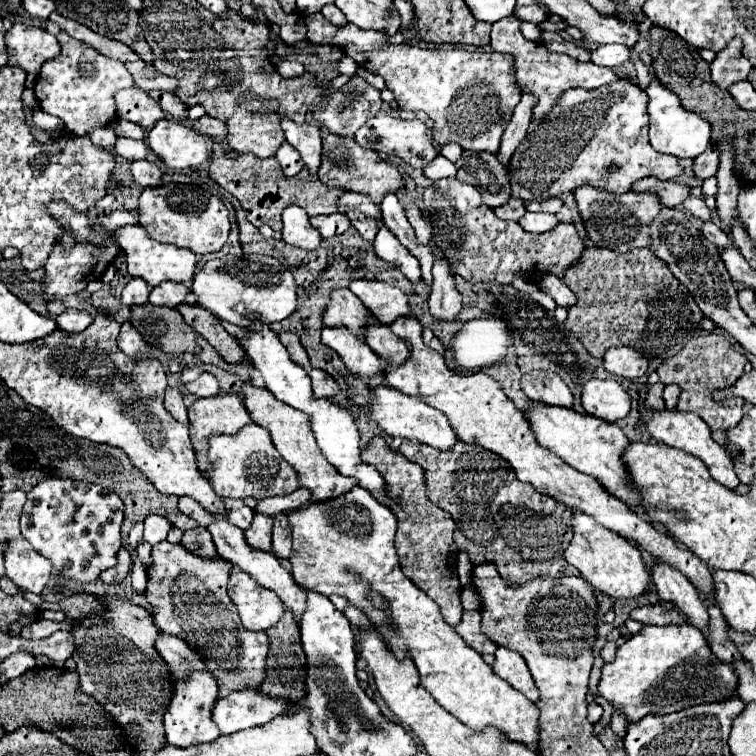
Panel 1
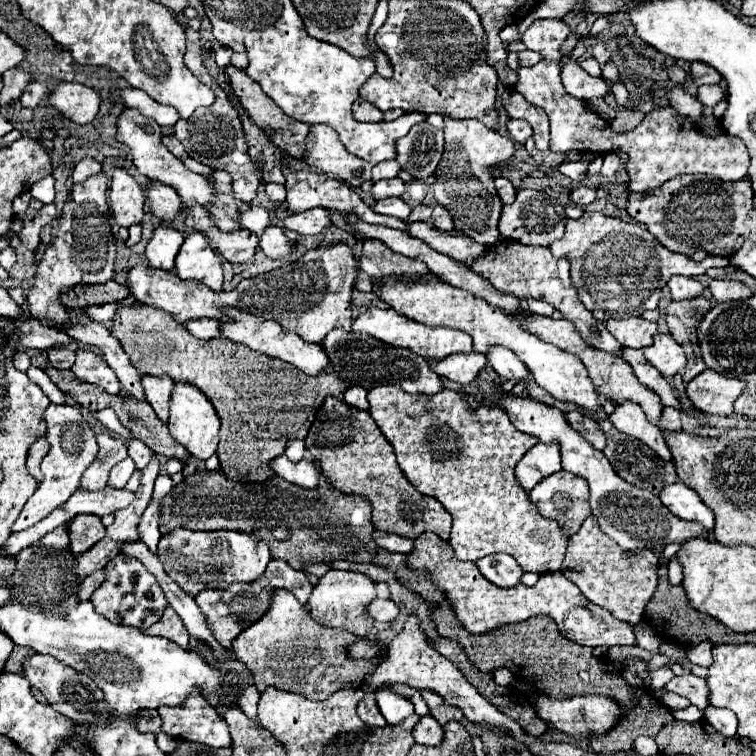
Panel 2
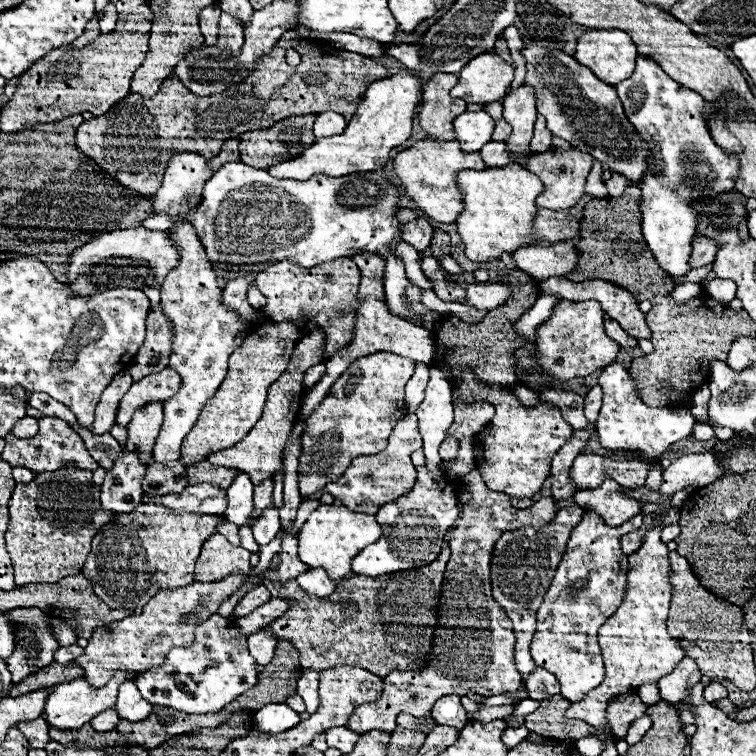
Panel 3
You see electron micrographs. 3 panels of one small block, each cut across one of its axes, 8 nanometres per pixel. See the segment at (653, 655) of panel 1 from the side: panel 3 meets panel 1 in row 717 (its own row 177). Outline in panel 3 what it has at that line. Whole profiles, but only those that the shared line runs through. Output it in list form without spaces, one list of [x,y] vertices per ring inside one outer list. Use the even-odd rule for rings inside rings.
[[[530,44],[530,46],[524,46],[520,50],[520,54],[526,60],[526,82],[524,84],[534,88],[536,110],[538,110],[540,116],[544,116],[548,120],[548,130],[554,136],[570,142],[574,148],[580,148],[582,152],[592,154],[596,160],[606,164],[612,172],[626,176],[632,184],[640,184],[644,180],[644,174],[646,174],[646,168],[648,168],[648,156],[652,156],[652,152],[648,148],[648,142],[640,138],[638,130],[626,118],[622,102],[616,96],[616,88],[598,80],[588,68],[578,64],[572,56],[568,56],[562,50]]]

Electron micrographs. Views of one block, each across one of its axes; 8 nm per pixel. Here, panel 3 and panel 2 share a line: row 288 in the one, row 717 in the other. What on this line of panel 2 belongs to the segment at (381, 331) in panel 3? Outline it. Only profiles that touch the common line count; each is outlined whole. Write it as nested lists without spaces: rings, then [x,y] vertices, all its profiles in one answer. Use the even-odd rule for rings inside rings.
[[[374,692],[372,694],[366,694],[358,702],[358,718],[364,720],[368,726],[386,726],[386,720],[384,720],[384,716],[380,714],[380,710],[376,706]]]

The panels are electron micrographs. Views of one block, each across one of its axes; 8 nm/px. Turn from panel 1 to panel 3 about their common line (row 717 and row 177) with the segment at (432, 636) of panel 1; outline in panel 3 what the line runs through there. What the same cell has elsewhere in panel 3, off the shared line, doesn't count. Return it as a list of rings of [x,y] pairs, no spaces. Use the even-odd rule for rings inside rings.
[[[508,164],[504,168],[462,170],[456,176],[456,184],[464,196],[464,210],[456,218],[456,226],[470,260],[488,262],[534,242],[532,216],[536,216],[538,210],[534,200],[544,190],[536,174],[520,164]]]

